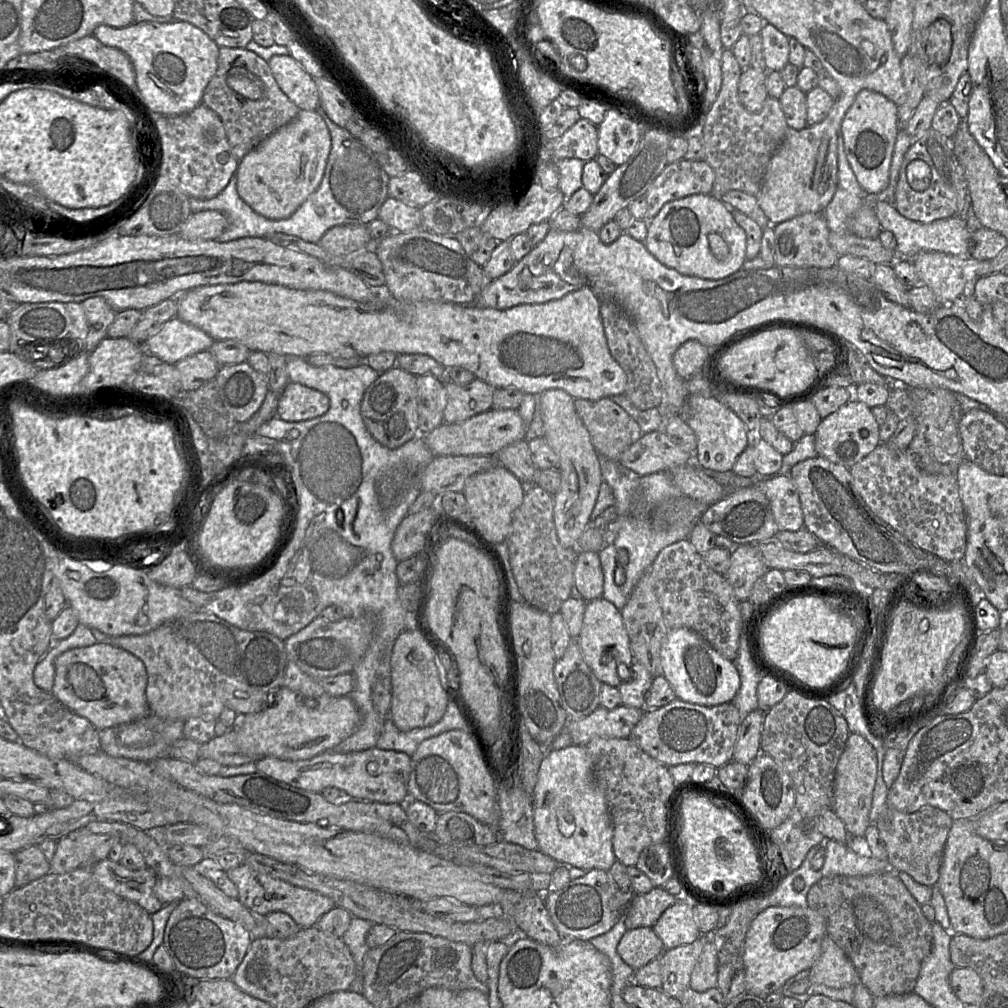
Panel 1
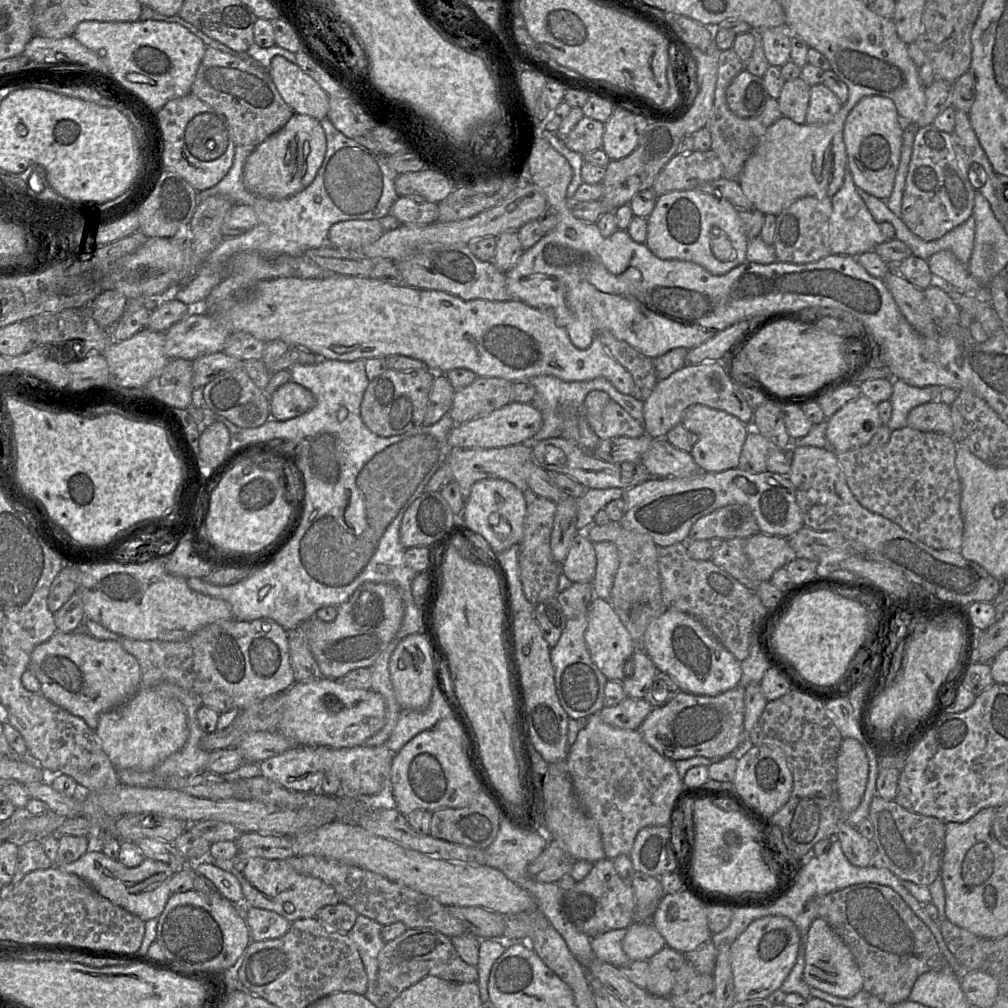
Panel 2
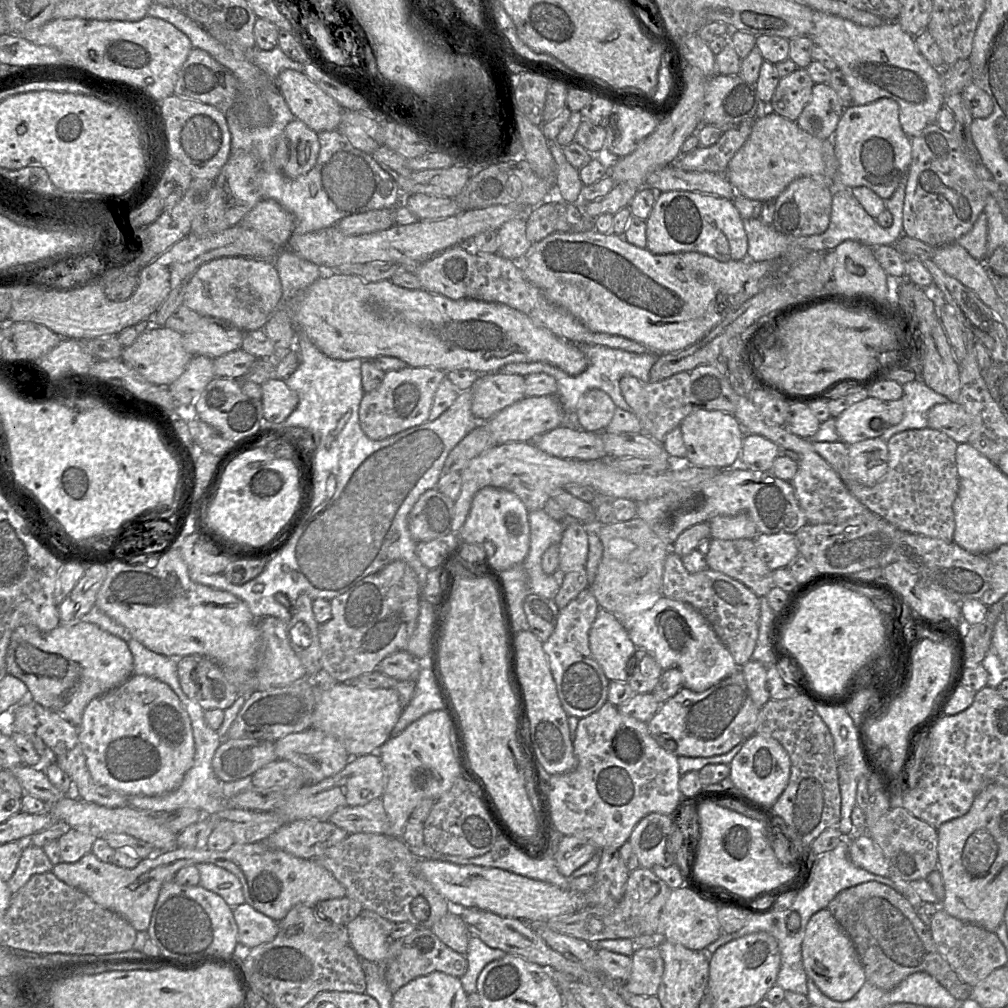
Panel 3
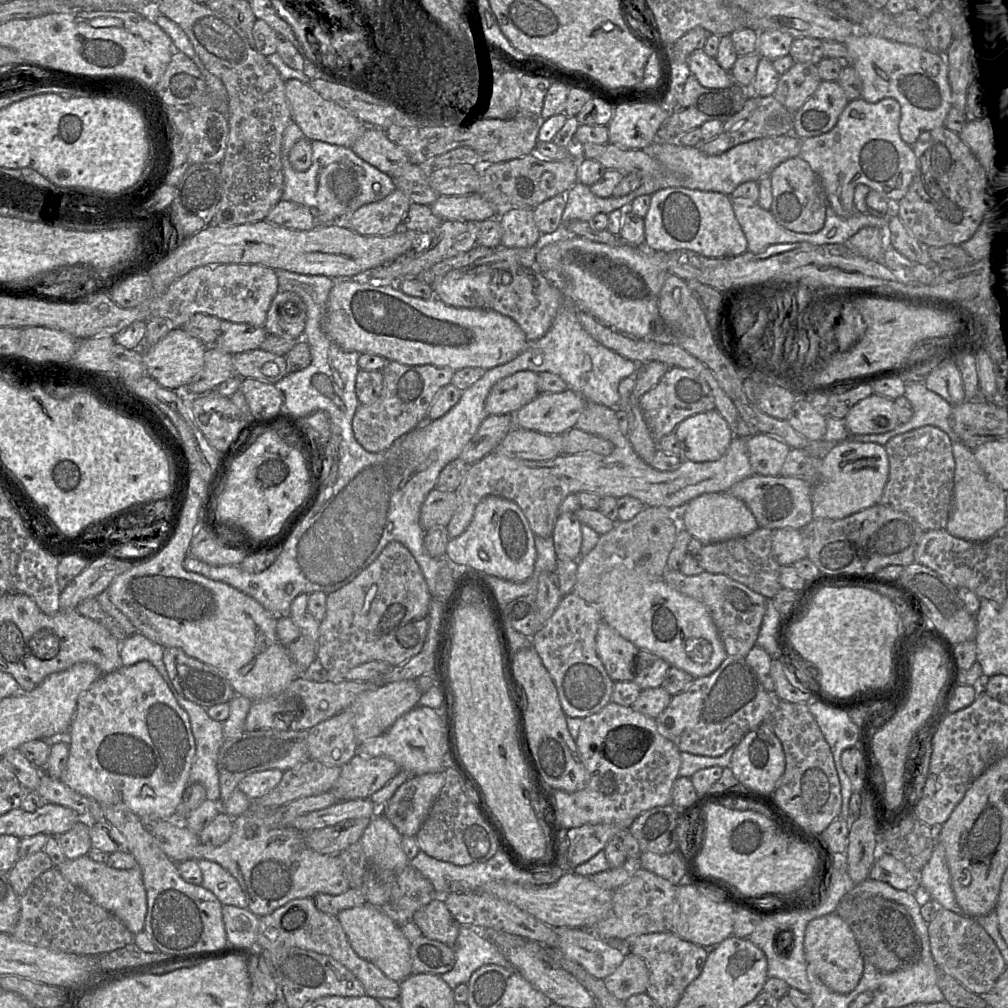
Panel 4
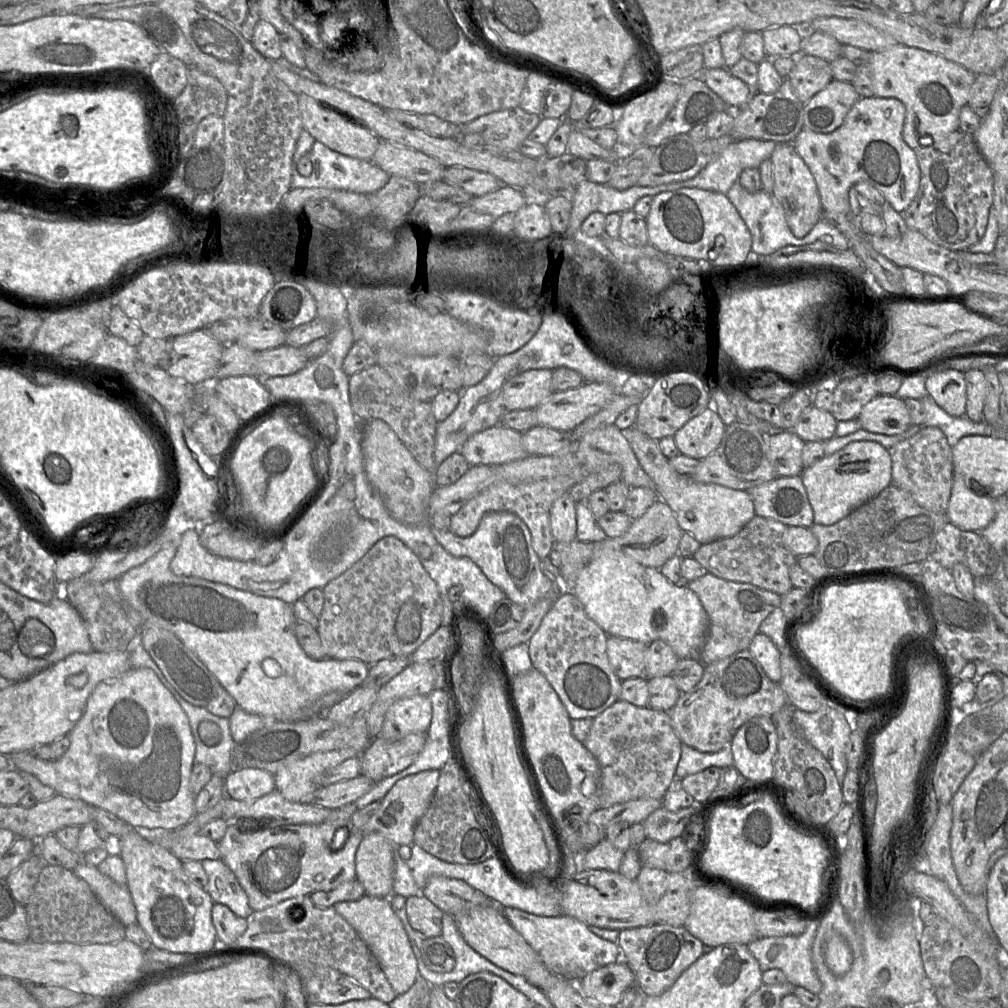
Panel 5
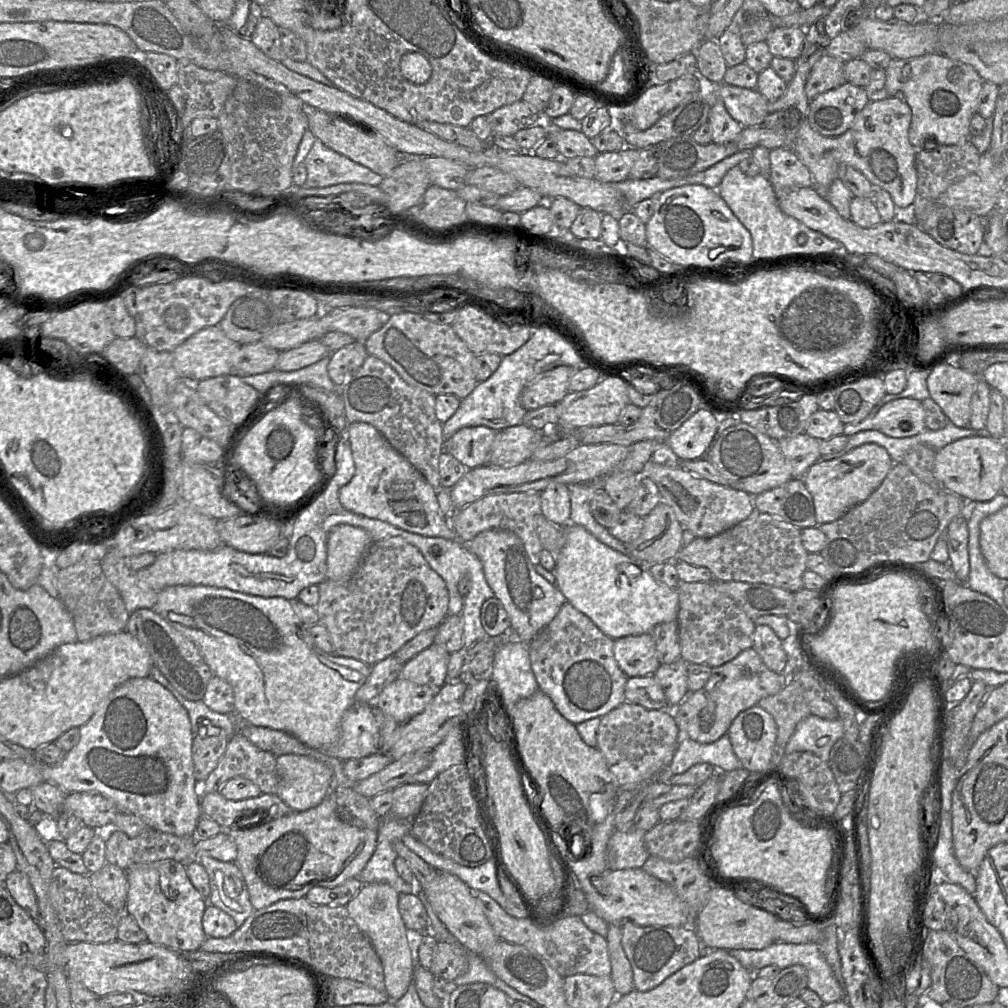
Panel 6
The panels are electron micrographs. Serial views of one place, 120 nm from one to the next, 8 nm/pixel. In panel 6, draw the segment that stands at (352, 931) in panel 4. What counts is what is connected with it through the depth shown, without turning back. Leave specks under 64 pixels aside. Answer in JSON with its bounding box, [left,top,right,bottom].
[346,882,413,1001]

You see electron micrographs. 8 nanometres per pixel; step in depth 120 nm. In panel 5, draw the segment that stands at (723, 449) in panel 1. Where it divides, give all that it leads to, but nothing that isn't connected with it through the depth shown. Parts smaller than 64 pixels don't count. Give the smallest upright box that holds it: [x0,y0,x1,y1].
[673,407,725,460]

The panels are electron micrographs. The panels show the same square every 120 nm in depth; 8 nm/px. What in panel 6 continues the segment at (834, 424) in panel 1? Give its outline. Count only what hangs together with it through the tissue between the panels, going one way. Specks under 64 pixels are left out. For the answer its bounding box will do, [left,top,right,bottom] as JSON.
[874,398,927,438]

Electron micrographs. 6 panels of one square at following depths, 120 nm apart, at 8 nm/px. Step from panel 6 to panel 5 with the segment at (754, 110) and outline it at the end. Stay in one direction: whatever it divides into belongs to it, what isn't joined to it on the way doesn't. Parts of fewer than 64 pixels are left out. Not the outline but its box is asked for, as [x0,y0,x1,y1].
[698,67,751,109]

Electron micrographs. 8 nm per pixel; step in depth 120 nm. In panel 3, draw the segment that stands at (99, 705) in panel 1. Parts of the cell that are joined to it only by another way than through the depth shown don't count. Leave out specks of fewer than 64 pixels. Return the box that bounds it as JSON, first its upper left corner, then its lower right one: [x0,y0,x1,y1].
[5,620,134,727]

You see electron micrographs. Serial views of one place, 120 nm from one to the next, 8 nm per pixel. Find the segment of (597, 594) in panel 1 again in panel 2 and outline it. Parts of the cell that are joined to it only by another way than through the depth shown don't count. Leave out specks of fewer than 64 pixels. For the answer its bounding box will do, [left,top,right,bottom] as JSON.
[562,532,596,583]

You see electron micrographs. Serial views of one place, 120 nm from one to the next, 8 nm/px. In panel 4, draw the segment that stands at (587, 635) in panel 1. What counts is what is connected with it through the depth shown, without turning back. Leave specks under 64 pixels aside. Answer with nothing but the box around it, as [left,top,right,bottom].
[596,620,640,682]

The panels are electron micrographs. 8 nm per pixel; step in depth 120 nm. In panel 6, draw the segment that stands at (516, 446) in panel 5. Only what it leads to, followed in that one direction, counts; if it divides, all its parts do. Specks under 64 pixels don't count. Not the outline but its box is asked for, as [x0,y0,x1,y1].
[443,426,497,469]

